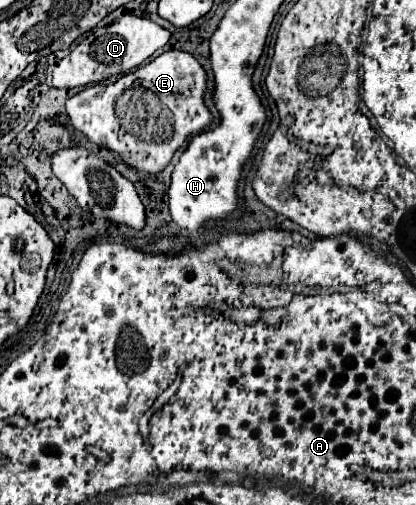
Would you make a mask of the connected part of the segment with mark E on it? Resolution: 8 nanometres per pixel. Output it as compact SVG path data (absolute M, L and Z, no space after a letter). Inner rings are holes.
M167 50L115 84L87 86L65 106L73 128L93 144L115 152L117 160L137 172L159 176L187 138L211 128L213 114L205 104L205 90L205 68L189 52Z

